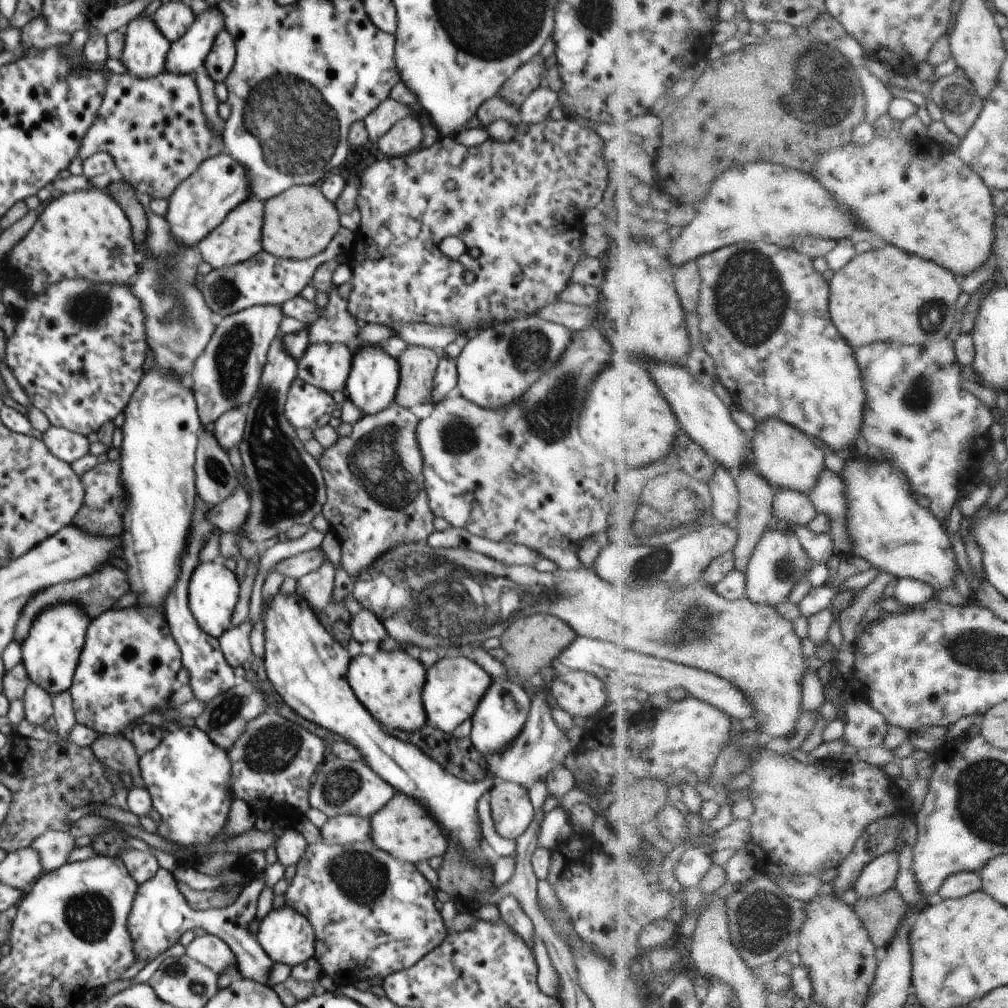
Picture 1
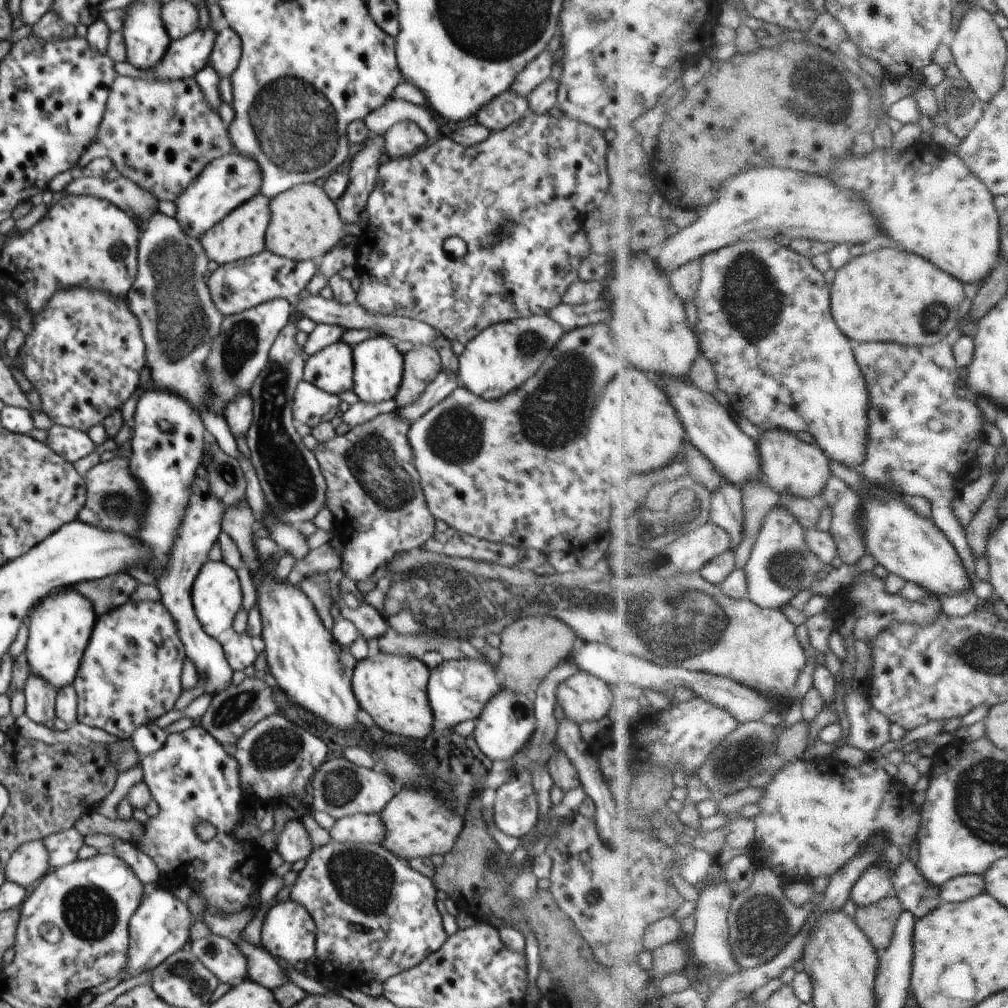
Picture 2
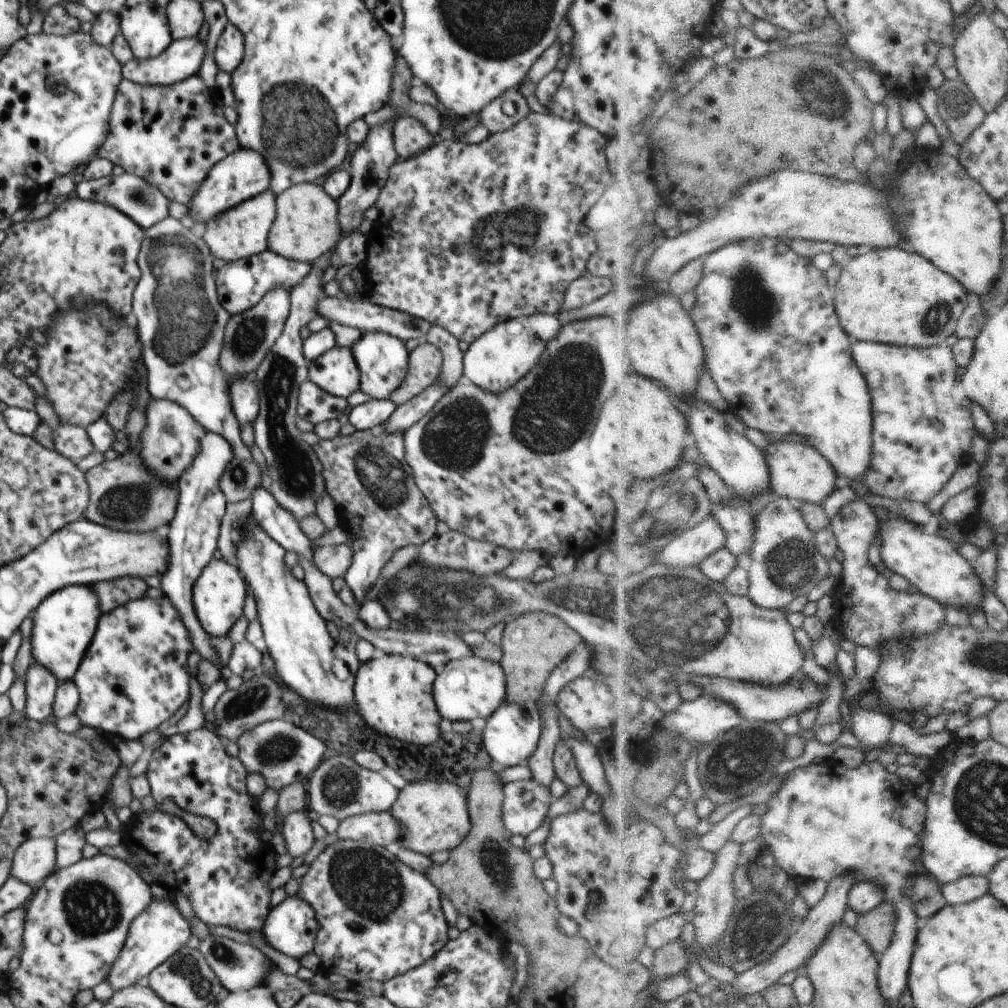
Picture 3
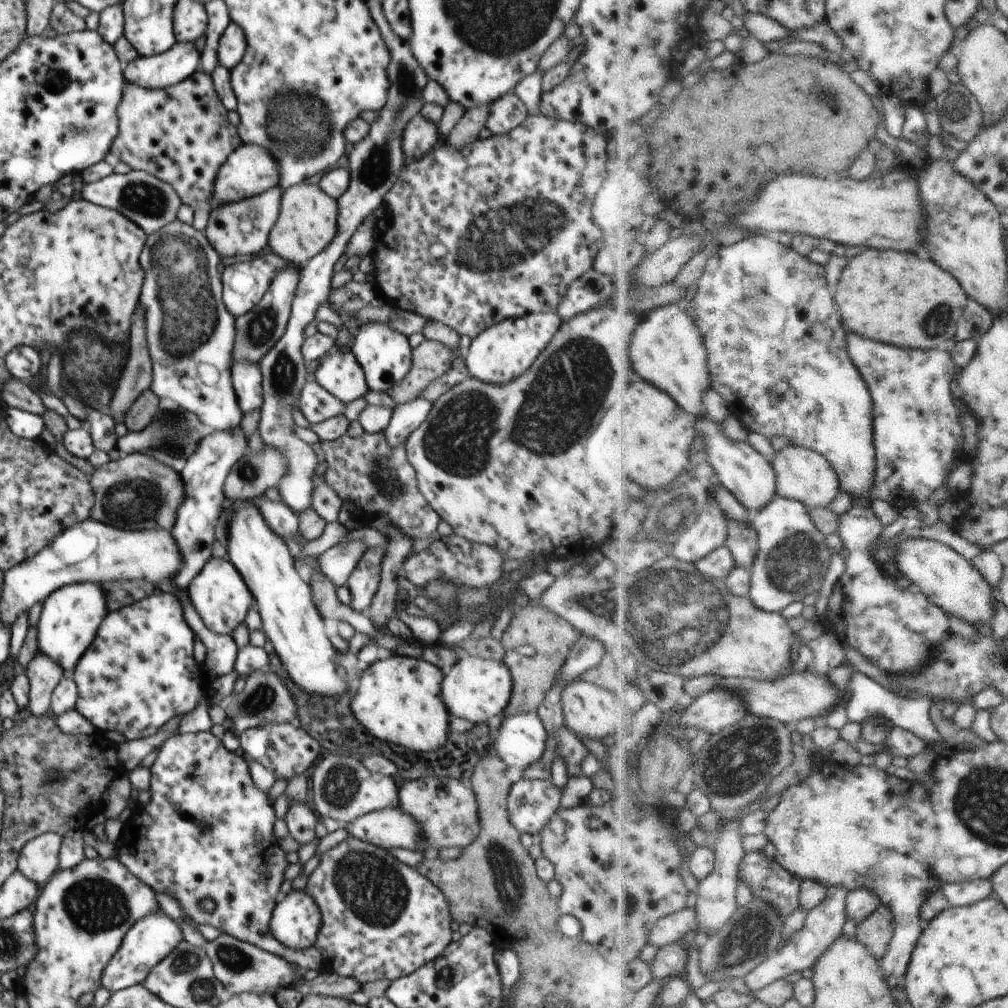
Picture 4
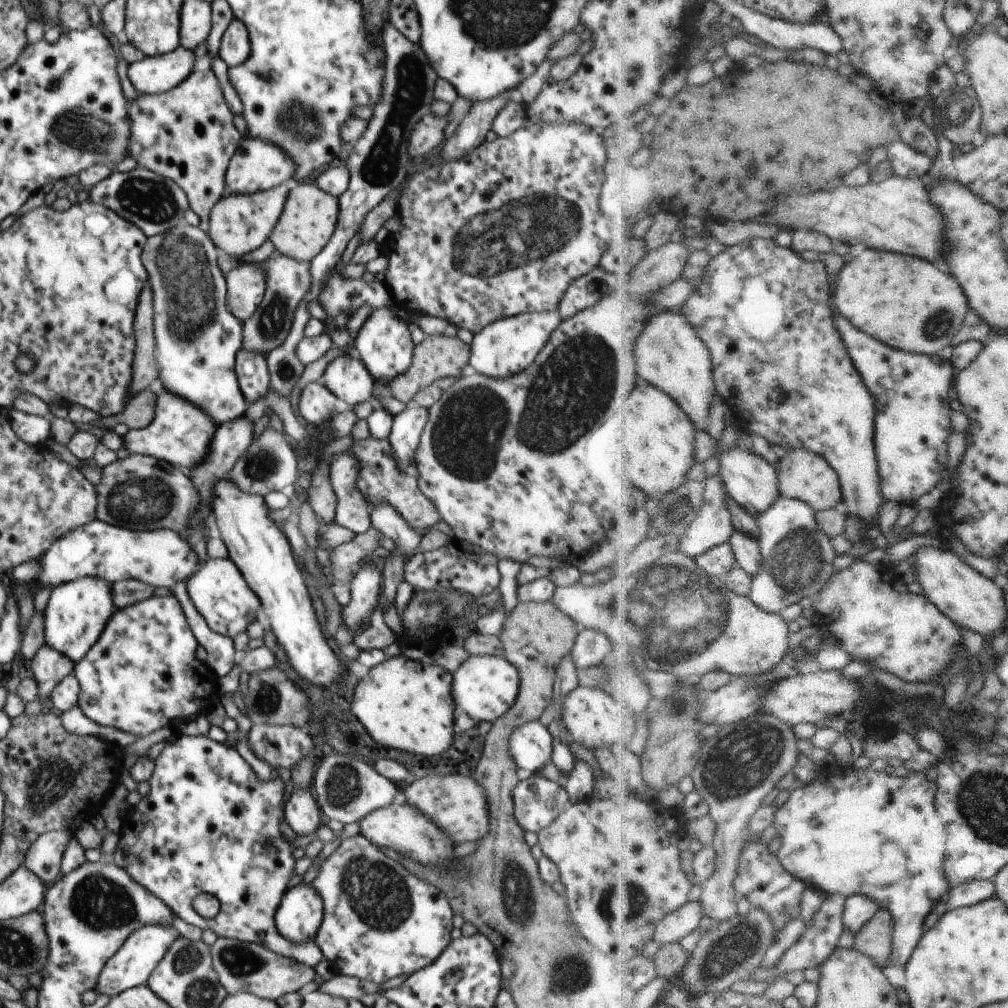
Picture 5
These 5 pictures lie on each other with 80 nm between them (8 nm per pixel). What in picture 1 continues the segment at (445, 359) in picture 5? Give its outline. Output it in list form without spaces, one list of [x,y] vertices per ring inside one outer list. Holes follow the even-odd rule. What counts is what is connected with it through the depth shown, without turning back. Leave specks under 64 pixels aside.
[[[419,345],[407,346],[400,357],[396,359],[398,366],[400,366],[400,383],[395,397],[396,404],[410,409],[428,402],[432,403],[432,388],[434,388],[438,360],[440,360],[440,355],[437,351]]]

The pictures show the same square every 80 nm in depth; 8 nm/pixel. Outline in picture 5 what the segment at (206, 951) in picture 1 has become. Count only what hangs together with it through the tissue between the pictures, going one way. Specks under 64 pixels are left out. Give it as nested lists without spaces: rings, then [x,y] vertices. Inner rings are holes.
[[[217,937],[210,947],[213,967],[218,973],[219,981],[227,990],[228,995],[238,991],[252,993],[263,999],[277,1001],[288,993],[297,993],[302,986],[314,980],[314,967],[297,963],[287,956],[276,954],[268,947],[258,943],[245,943],[241,940]]]

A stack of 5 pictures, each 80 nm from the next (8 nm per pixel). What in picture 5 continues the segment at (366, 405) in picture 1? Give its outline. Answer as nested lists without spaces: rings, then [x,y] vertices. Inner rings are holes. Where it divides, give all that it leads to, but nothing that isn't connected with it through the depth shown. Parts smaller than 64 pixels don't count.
[[[398,305],[373,309],[355,336],[355,348],[360,360],[365,364],[375,382],[378,379],[391,382],[411,365],[413,359],[415,344],[411,337],[411,326],[402,317],[395,315],[393,308],[401,309]]]

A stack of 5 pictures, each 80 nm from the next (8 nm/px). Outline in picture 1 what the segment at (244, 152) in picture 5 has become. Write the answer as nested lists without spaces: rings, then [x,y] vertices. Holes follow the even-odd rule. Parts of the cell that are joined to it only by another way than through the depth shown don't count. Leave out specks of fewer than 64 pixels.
[[[227,153],[204,160],[184,183],[174,188],[168,196],[168,210],[166,210],[166,224],[172,232],[172,238],[182,246],[196,247],[214,228],[217,228],[228,214],[245,202],[249,197],[250,188],[246,180],[246,170]]]

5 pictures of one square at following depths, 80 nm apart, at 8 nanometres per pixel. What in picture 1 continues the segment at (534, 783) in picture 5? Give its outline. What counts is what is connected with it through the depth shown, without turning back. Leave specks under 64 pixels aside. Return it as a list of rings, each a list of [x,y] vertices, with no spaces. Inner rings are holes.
[[[496,782],[490,788],[490,810],[496,832],[508,840],[516,840],[534,819],[529,792],[514,782]]]

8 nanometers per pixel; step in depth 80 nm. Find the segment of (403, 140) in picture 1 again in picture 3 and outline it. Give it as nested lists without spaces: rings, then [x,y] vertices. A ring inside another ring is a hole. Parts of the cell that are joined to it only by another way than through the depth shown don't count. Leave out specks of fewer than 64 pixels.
[[[402,116],[393,128],[393,144],[400,160],[420,154],[433,144],[433,134],[417,119]]]

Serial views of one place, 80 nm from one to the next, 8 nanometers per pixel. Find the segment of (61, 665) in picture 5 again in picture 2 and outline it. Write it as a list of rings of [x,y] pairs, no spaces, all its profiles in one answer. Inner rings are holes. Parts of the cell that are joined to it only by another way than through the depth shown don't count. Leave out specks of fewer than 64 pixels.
[[[30,673],[23,686],[25,713],[36,724],[45,725],[55,719],[55,698],[57,690],[47,680],[36,673]]]

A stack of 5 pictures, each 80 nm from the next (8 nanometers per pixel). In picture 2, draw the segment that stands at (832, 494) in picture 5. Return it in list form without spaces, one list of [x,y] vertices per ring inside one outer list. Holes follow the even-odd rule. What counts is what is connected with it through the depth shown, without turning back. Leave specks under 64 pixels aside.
[[[772,428],[763,433],[759,443],[760,456],[764,462],[764,480],[782,494],[819,499],[832,478],[832,462],[829,455],[814,443],[804,442],[791,434],[792,430]]]

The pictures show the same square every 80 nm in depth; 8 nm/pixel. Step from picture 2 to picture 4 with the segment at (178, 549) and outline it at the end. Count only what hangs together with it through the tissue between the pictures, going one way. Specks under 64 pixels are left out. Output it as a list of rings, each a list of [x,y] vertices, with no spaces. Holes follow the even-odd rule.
[[[240,426],[234,430],[214,431],[200,439],[193,454],[186,459],[182,470],[185,484],[185,499],[177,512],[176,526],[172,536],[183,554],[183,567],[172,580],[187,594],[190,581],[204,568],[212,557],[214,528],[212,522],[222,516],[224,502],[223,484],[235,462],[238,462],[249,451],[248,440]]]

